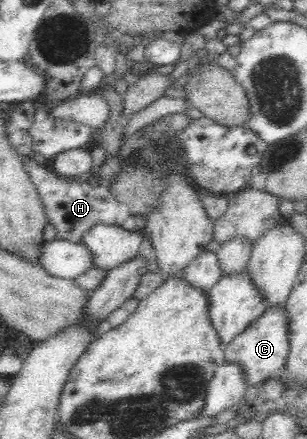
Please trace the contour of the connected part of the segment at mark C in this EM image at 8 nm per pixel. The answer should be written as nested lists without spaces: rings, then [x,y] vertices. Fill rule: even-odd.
[[[277,306],[269,308],[258,320],[255,320],[245,331],[242,331],[233,341],[222,346],[225,362],[237,364],[245,378],[245,384],[255,387],[273,377],[278,376],[285,365],[289,338],[287,338],[287,314],[285,308]]]

